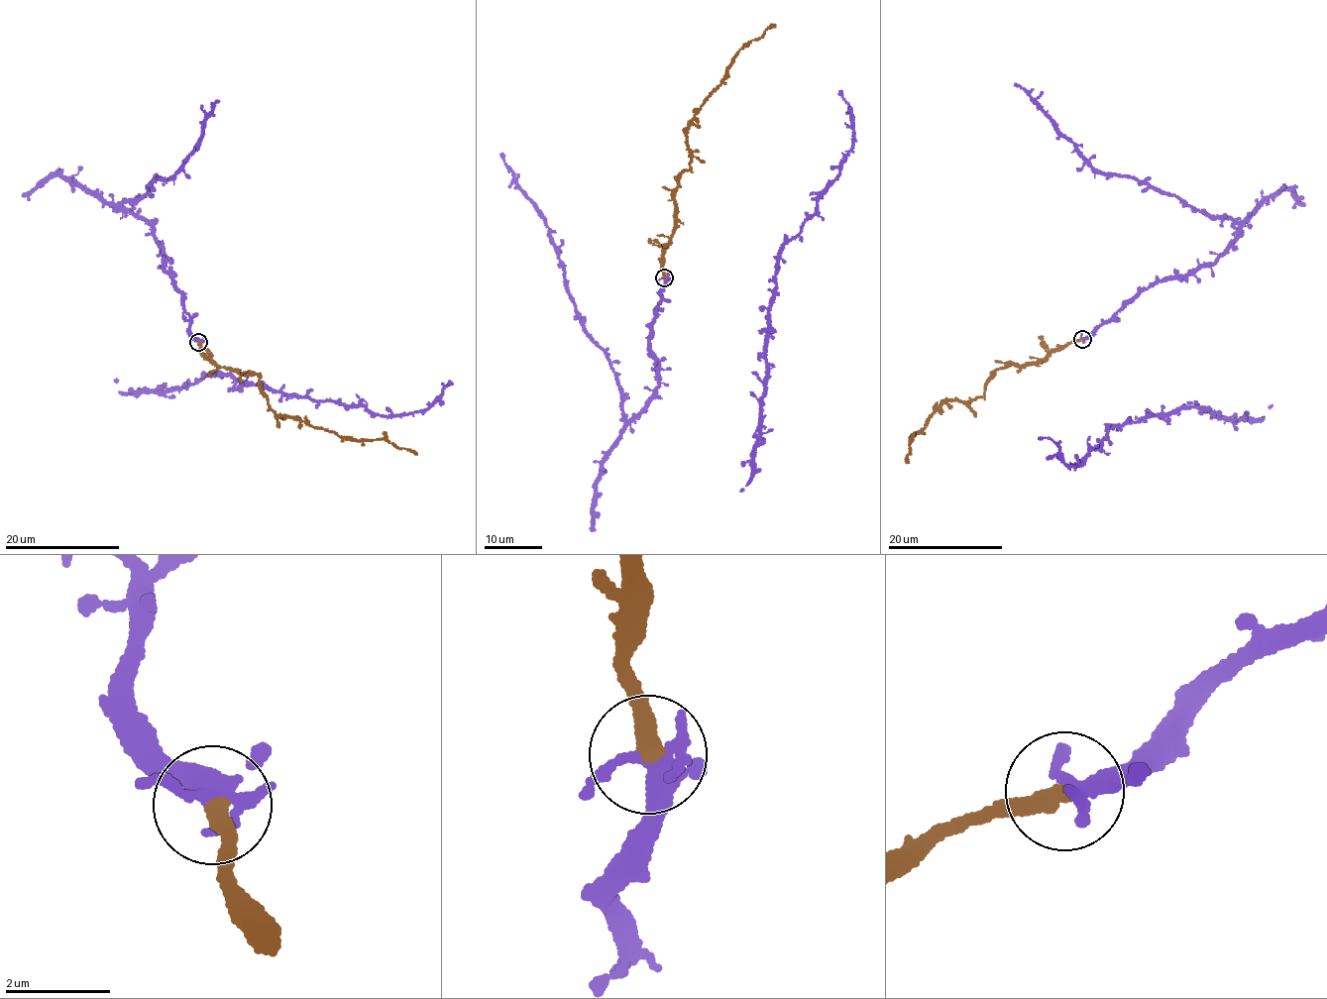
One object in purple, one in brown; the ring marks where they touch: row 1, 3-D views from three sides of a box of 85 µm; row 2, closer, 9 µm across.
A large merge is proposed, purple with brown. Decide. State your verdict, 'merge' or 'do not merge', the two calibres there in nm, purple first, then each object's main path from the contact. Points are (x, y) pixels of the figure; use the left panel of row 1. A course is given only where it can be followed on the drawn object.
merge | 260/340 nm | purple via (199, 342), (163, 271), (163, 247), (149, 225), (119, 207), (169, 180), (218, 102) | brown via (199, 342), (204, 355), (222, 367), (260, 378), (270, 409), (278, 416), (346, 438), (386, 439), (417, 454)

